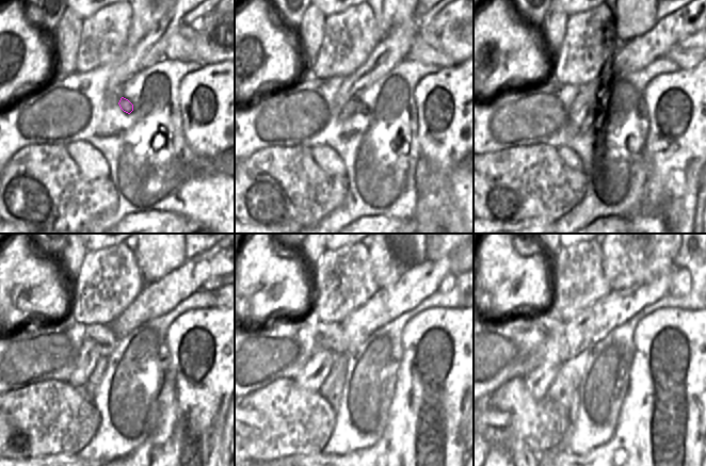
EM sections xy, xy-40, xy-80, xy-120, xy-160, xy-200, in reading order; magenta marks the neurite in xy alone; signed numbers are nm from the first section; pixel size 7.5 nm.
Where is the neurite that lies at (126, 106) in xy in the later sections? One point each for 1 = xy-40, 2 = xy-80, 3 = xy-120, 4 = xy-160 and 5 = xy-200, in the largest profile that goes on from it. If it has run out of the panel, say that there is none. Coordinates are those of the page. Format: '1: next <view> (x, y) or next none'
1: next xy-40 (348, 105)
2: next xy-80 (586, 103)
3: next xy-120 (99, 340)
4: next xy-160 (330, 340)
5: next xy-200 (539, 381)

